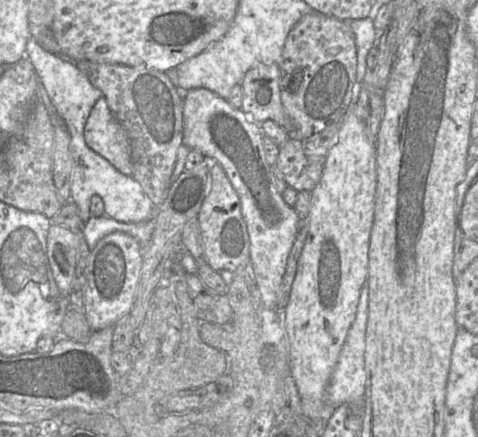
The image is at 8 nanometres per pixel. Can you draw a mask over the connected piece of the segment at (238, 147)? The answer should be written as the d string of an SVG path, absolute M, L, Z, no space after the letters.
M204 88L182 91L183 94L183 145L196 150L212 162L217 162L237 193L240 200L242 218L249 237L249 268L260 292L265 308L277 309L278 290L285 272L287 258L300 227L300 219L292 207L285 204L270 180L270 165L266 162L262 146L263 133L240 108L232 107L226 99Z

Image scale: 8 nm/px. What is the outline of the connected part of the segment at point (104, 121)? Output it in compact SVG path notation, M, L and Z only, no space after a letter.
M103 96L96 101L87 118L84 139L91 150L108 160L119 172L132 175L128 134L110 111Z

